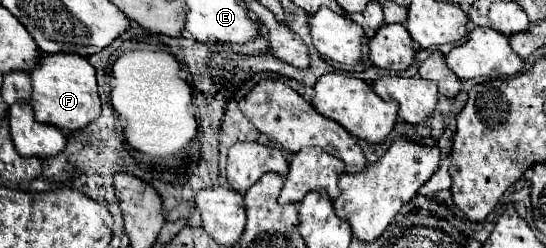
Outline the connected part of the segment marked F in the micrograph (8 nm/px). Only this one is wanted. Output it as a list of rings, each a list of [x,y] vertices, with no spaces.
[[[44,55],[36,69],[30,71],[32,77],[32,109],[38,123],[54,125],[64,131],[84,129],[100,117],[100,97],[96,91],[96,69],[88,59],[80,55]]]

